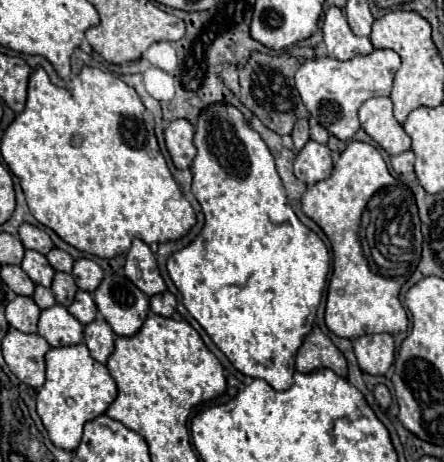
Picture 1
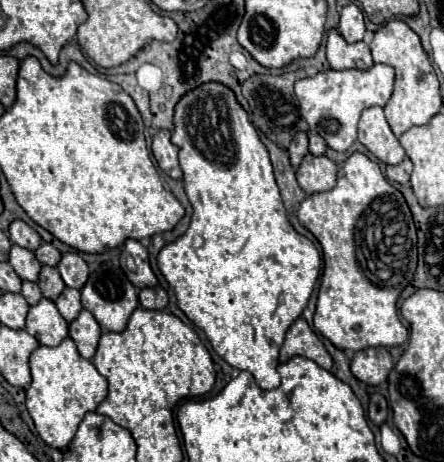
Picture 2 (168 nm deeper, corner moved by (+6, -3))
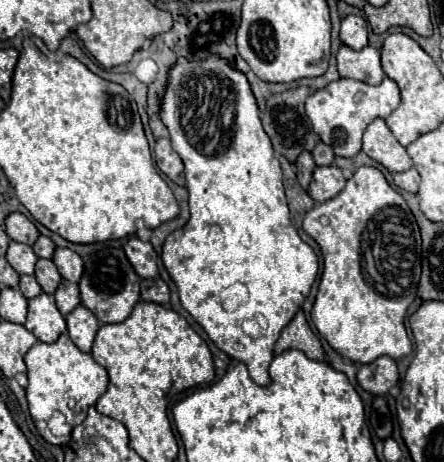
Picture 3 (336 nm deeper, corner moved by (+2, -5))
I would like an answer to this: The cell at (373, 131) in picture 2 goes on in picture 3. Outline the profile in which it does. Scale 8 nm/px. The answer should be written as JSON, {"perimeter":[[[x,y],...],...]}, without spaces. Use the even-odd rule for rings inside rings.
{"perimeter":[[[377,118],[373,120],[365,134],[363,134],[363,152],[385,166],[391,174],[405,172],[413,166],[413,160],[405,152],[405,148],[395,140],[395,136],[389,132],[385,120]]]}

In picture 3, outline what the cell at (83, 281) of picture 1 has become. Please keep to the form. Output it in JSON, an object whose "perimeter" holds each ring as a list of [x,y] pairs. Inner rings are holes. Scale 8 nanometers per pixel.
{"perimeter":[[[57,248],[53,258],[51,258],[59,270],[59,274],[69,280],[69,282],[79,282],[81,272],[83,272],[83,260],[79,258],[79,254],[75,254],[69,248]]]}

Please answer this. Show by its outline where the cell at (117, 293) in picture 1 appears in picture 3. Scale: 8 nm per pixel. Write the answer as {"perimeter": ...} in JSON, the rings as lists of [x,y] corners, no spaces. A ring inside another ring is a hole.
{"perimeter":[[[119,240],[77,244],[77,254],[83,258],[83,276],[79,280],[81,304],[87,306],[101,324],[115,324],[125,320],[133,306],[139,302],[139,276],[127,260]]]}

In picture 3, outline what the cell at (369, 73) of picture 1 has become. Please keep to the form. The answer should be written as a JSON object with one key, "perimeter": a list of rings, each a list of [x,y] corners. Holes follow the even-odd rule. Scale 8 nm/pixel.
{"perimeter":[[[341,78],[327,84],[323,90],[317,90],[305,102],[307,116],[317,136],[325,144],[329,144],[337,156],[345,158],[351,158],[361,150],[361,136],[365,128],[375,118],[387,118],[397,106],[399,106],[399,88],[389,78],[385,78],[379,86],[369,86],[359,80]]]}

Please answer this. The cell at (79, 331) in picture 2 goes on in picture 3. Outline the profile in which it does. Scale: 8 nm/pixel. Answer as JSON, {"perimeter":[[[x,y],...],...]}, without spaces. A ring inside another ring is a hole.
{"perimeter":[[[79,304],[73,312],[65,316],[65,322],[67,322],[67,334],[73,340],[73,344],[81,352],[91,352],[93,336],[97,334],[97,328],[99,328],[99,322],[93,316],[93,312],[83,304]]]}

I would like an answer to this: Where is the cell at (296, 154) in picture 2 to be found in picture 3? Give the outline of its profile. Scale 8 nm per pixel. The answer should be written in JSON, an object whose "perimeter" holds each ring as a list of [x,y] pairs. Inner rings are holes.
{"perimeter":[[[301,152],[301,156],[297,158],[295,162],[297,166],[297,178],[299,178],[299,184],[303,190],[309,188],[309,182],[311,182],[311,176],[313,176],[313,170],[315,170],[315,162],[311,158],[309,152]]]}

